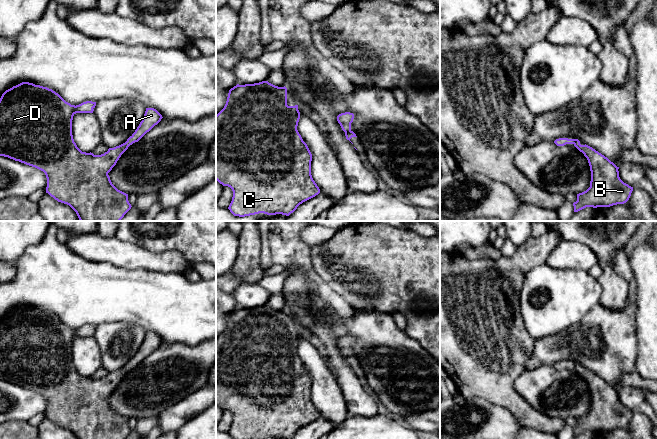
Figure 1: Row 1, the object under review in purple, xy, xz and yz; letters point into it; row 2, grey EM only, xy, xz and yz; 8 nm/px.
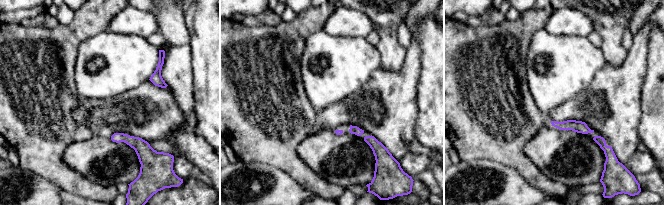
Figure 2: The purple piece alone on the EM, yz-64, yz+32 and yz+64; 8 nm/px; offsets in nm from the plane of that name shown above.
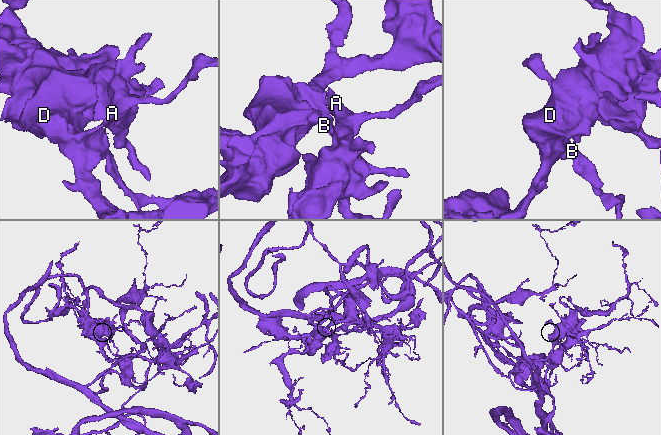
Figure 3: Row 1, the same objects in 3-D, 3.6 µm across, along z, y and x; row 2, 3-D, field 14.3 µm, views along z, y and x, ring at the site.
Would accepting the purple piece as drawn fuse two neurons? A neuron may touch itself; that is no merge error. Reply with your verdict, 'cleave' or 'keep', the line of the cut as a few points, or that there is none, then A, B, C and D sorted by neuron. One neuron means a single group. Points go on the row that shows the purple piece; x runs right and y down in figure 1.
keep | no cut | A B C D

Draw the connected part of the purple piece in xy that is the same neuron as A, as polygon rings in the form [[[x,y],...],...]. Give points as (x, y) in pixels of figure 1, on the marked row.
[[[22,82],[6,90],[0,98],[0,156],[8,157],[43,171],[47,178],[46,193],[58,202],[69,205],[80,221],[120,221],[131,209],[128,194],[118,190],[111,182],[108,173],[116,165],[121,155],[130,145],[138,142],[147,132],[157,125],[162,115],[154,108],[146,108],[144,117],[135,132],[127,141],[114,148],[109,148],[101,155],[82,152],[72,135],[72,120],[76,113],[93,113],[96,102],[86,101],[71,105],[58,93],[29,82]]]

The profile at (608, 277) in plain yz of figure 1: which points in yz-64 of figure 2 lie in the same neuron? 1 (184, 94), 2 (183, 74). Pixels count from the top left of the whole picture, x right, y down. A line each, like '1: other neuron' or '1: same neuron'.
1: same neuron
2: same neuron

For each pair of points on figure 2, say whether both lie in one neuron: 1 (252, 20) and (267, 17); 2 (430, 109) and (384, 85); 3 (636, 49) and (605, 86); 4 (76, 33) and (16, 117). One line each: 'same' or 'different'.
1: same
2: different
3: same
4: same

